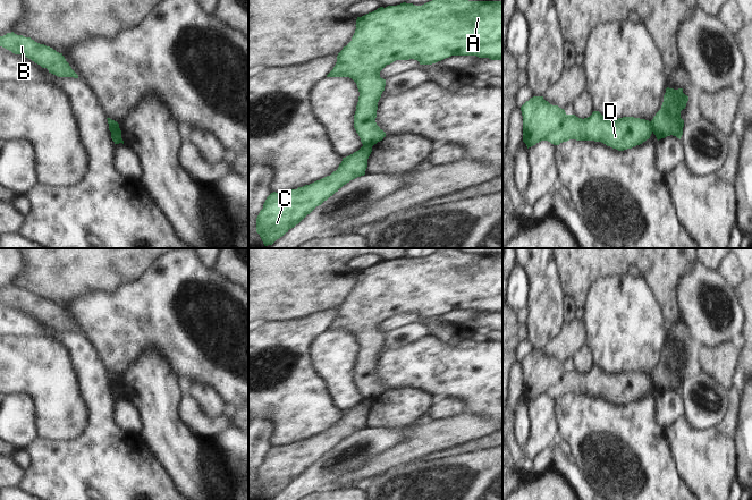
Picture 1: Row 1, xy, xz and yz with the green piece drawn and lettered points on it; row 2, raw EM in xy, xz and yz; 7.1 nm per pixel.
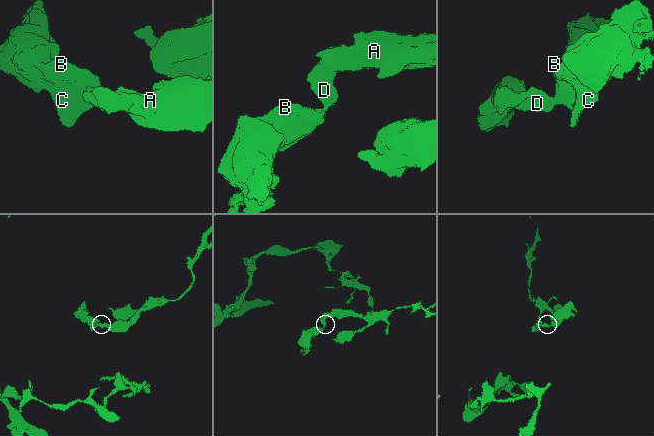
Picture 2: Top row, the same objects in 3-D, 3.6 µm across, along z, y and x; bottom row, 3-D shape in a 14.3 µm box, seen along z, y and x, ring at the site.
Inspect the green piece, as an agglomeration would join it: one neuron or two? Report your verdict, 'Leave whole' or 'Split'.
Split

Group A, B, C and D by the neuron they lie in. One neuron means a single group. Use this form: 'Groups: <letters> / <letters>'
Groups: A D / B C

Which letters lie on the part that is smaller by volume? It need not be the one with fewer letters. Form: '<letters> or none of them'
B, C

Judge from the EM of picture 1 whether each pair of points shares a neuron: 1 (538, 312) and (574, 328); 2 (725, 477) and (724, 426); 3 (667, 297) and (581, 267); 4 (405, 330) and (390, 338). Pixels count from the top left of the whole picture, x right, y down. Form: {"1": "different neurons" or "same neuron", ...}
{"1": "different neurons", "2": "different neurons", "3": "same neuron", "4": "same neuron"}

